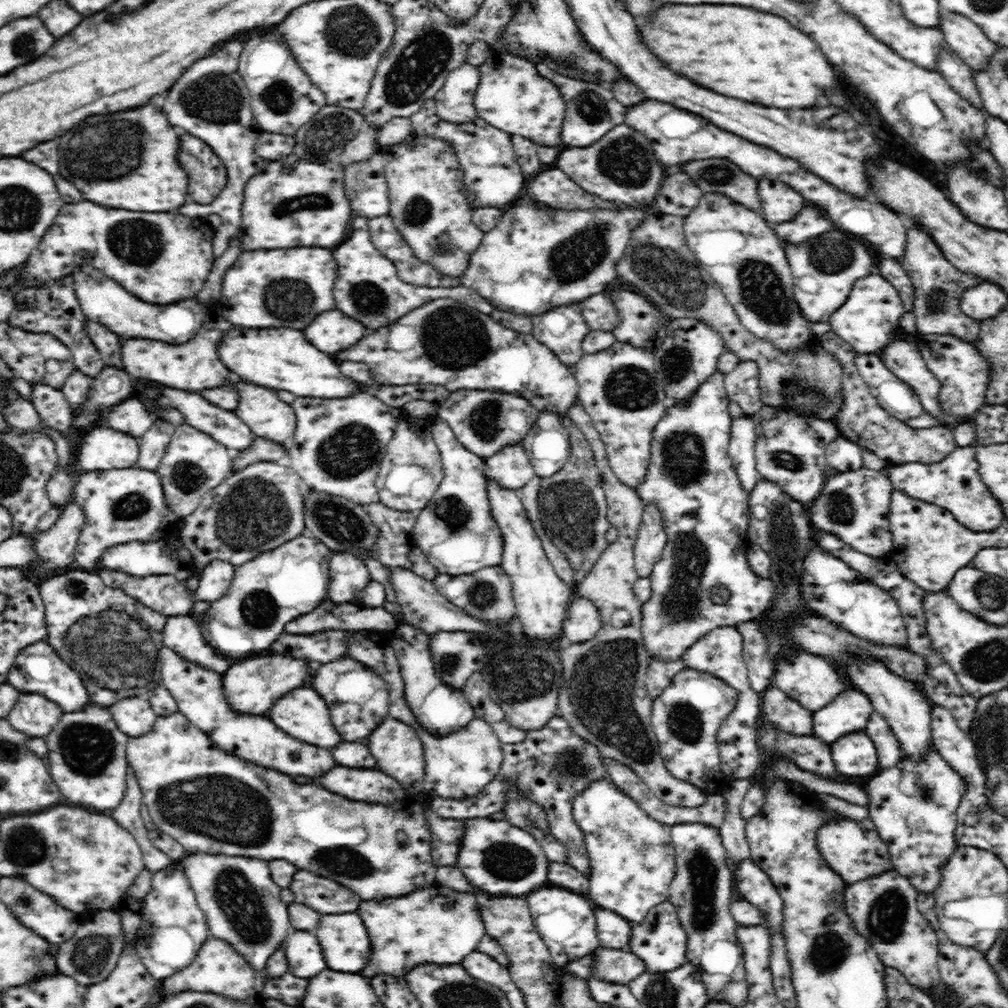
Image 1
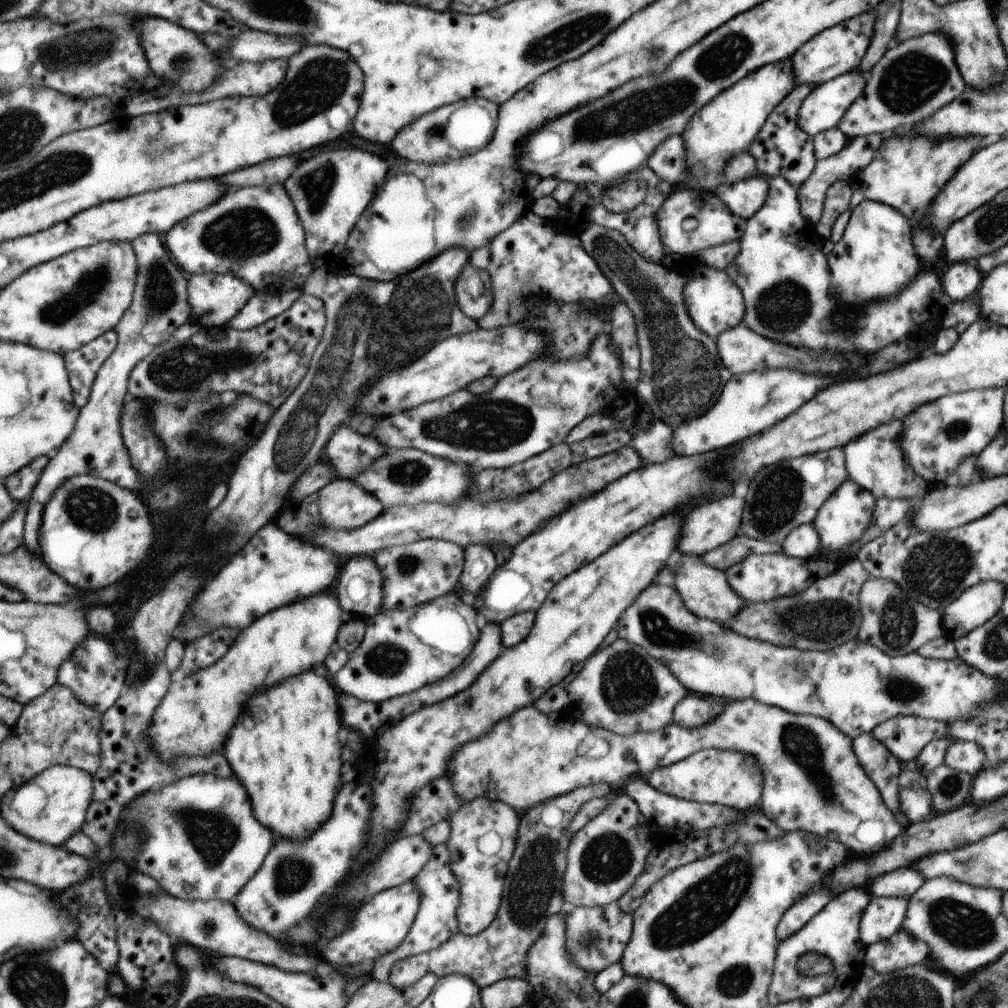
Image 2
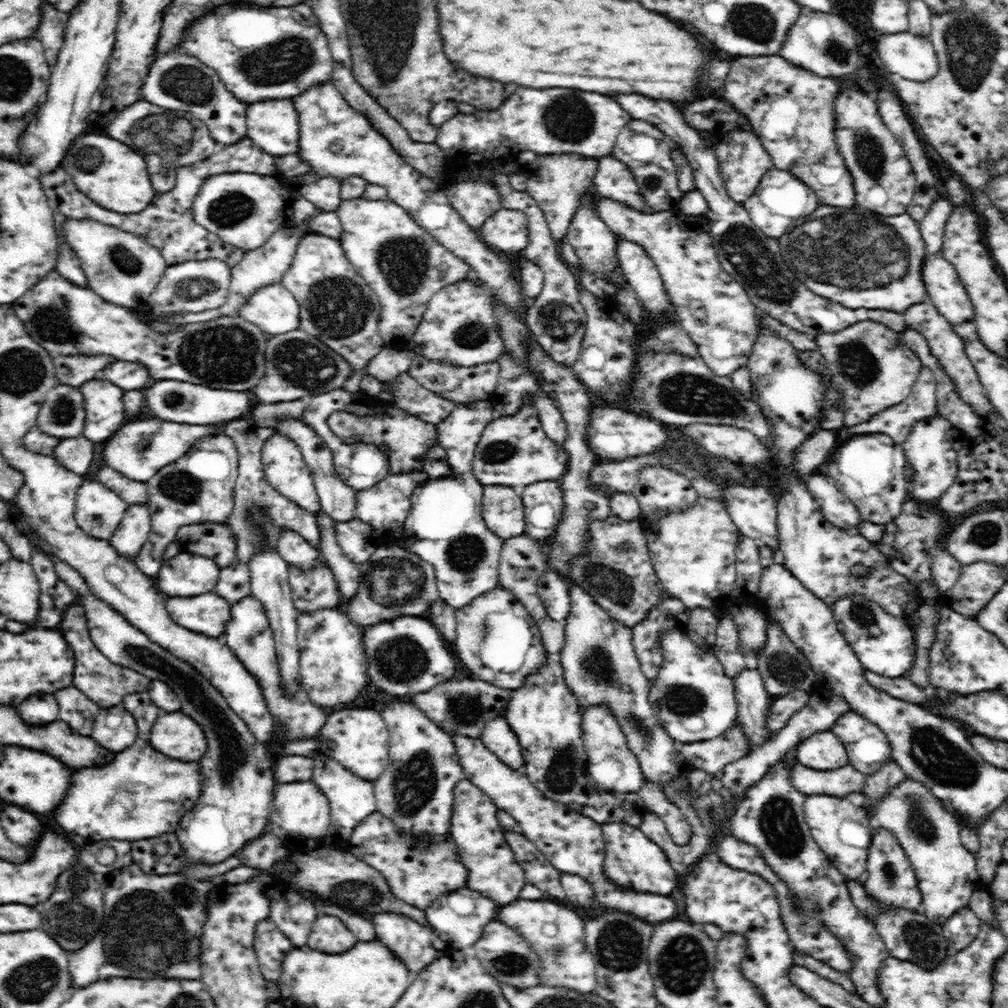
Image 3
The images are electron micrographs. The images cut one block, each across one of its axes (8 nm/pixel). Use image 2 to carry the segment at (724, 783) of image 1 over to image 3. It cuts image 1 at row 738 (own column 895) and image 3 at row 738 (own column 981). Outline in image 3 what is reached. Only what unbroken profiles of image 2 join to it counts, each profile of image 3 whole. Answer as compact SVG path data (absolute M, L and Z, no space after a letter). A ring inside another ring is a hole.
M680 629L662 632L659 642L662 662L649 689L649 700L669 738L681 745L723 735L737 722L737 702L733 678L726 675L720 659Z

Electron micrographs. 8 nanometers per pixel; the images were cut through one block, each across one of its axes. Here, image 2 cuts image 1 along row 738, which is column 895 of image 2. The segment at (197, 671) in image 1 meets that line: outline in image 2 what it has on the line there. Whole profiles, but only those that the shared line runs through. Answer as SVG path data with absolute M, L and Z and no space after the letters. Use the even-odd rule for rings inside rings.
M869 199L862 200L850 210L842 239L833 245L826 261L830 272L828 292L835 288L834 298L837 298L841 310L861 308L867 300L899 294L919 270L907 219L890 206Z

